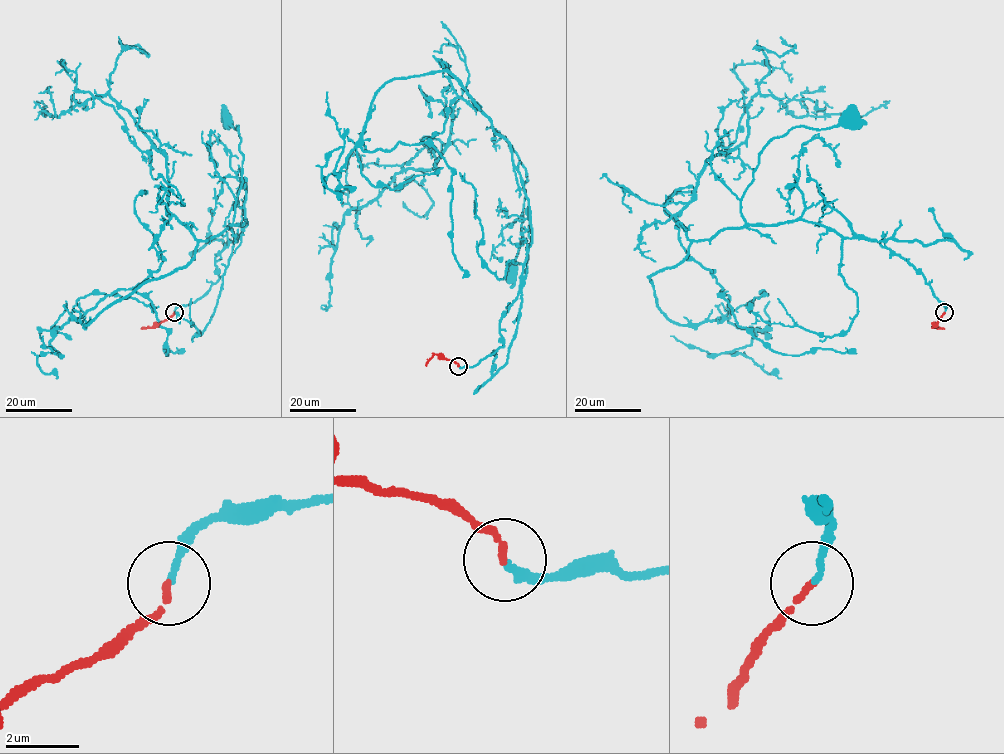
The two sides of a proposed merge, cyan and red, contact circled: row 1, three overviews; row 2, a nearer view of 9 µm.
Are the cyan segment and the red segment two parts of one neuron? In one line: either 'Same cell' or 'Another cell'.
Same cell

